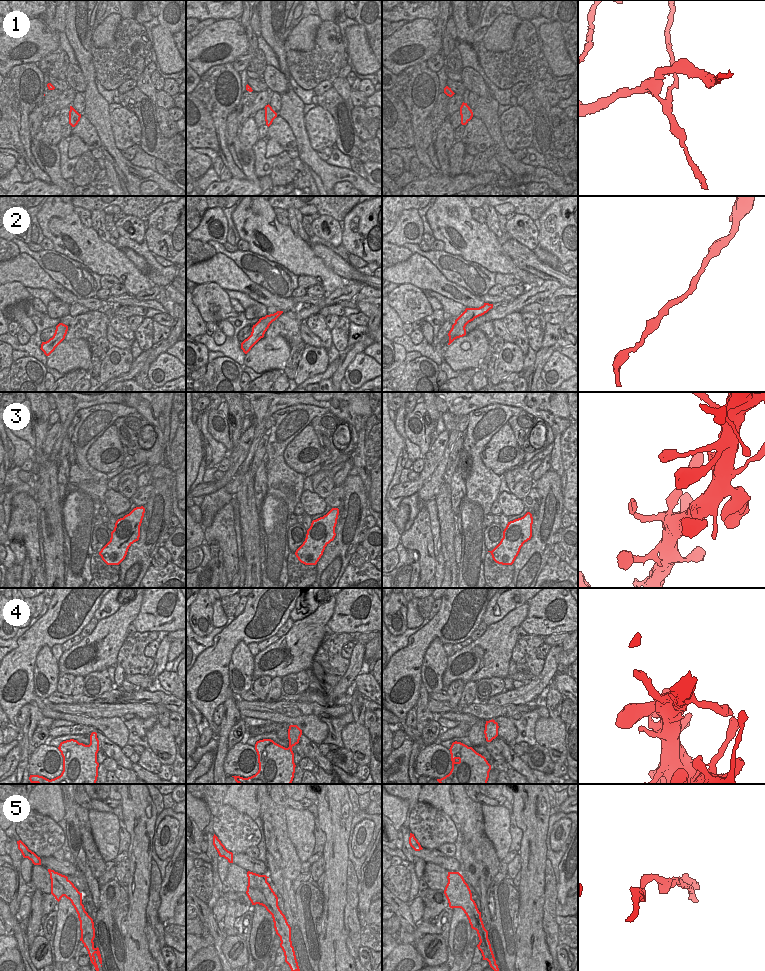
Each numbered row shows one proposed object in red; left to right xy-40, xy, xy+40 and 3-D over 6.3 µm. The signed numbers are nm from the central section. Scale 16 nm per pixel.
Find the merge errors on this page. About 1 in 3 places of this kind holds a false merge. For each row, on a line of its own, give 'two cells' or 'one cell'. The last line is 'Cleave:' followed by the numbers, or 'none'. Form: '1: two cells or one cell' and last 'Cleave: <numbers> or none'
1: two cells
2: one cell
3: one cell
4: one cell
5: two cells
Cleave: 1, 5

